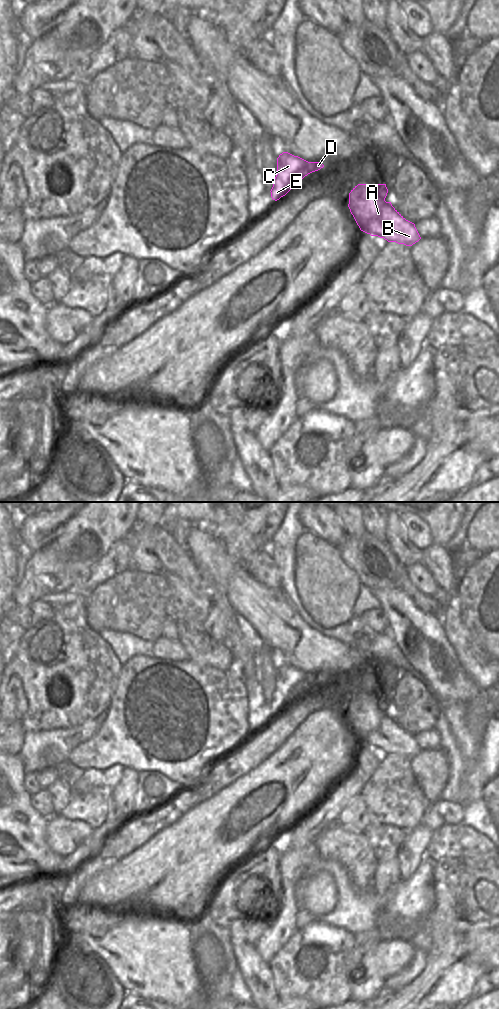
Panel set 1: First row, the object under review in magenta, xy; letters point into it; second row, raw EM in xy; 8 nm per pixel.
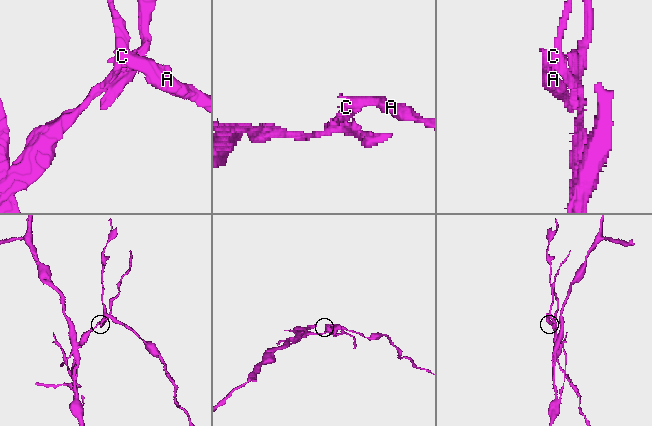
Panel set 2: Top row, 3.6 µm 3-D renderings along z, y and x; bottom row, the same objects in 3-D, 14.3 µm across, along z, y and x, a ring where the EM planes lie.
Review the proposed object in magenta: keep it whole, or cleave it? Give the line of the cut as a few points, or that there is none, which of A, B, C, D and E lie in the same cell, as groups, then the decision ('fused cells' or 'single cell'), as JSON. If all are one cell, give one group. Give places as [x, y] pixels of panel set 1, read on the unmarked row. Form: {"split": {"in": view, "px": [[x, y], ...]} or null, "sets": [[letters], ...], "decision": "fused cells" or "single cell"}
{"split": {"in": "xy", "px": [[309, 674], [300, 690], [293, 689], [294, 697]]}, "sets": [["A", "B", "D"], ["C", "E"]], "decision": "fused cells"}

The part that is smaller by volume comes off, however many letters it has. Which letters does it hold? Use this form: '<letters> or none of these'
A, B, D

